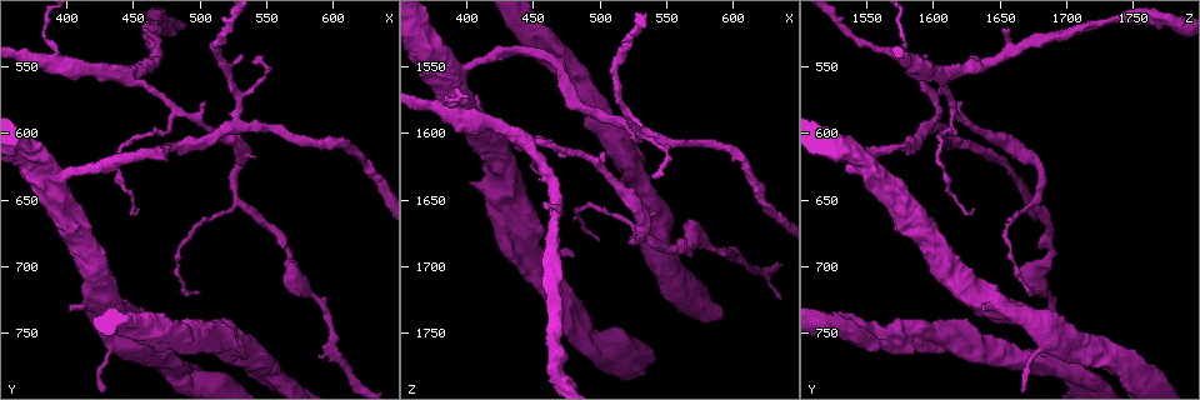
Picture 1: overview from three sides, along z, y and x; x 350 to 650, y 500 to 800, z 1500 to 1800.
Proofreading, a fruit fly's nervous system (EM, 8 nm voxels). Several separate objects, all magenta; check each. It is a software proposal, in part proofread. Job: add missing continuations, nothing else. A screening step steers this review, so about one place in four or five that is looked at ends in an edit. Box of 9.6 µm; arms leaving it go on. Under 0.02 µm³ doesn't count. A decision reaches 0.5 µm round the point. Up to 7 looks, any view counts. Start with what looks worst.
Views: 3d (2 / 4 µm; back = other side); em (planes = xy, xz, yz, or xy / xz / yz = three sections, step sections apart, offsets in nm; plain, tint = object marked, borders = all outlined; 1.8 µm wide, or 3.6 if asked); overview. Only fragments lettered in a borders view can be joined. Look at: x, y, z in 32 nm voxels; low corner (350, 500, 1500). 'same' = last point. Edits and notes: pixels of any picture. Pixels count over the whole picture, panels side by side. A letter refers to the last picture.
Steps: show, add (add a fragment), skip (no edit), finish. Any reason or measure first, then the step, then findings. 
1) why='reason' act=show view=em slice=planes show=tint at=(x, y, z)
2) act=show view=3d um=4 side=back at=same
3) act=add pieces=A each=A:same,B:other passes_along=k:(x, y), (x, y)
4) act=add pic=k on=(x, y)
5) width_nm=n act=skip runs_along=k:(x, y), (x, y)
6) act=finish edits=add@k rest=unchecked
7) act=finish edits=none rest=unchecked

why='end of a long branch' act=show view=em slice=planes show=plain at=(456, 658, 1630)

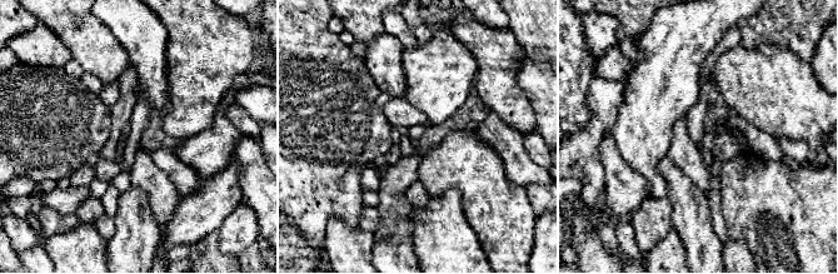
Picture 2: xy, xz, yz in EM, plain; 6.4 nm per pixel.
why='what lies round it' act=show view=em slice=planes show=borders at=same

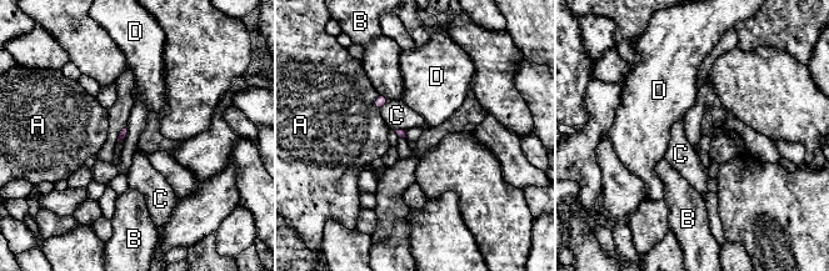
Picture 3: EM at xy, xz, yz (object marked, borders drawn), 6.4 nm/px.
act=skip each=A:other,B:other,C:other,D:other border=3:(389, 100), (380, 111) found='none of them fits'

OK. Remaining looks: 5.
act=show view=em slice=planes show=tint at=(402, 730, 1638)

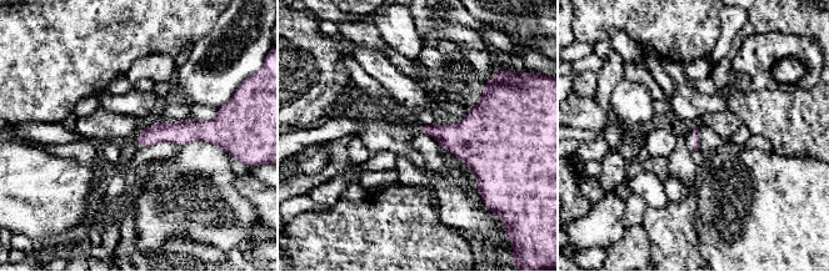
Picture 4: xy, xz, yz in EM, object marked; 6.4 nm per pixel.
why='see the neighbours' act=show view=em slice=planes show=borders at=same

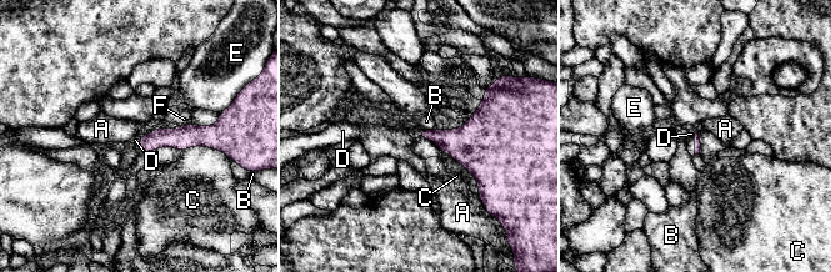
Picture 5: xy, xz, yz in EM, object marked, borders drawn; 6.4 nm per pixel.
act=add pieces=D each=A:other,B:other,C:other,D:same,E:other,F:other passes_along=5:(697, 145), (695, 142), (691, 134) found='it goes on there'

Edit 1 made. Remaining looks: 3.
why='free end' act=show view=3d um=2 at=(502, 720, 1680)

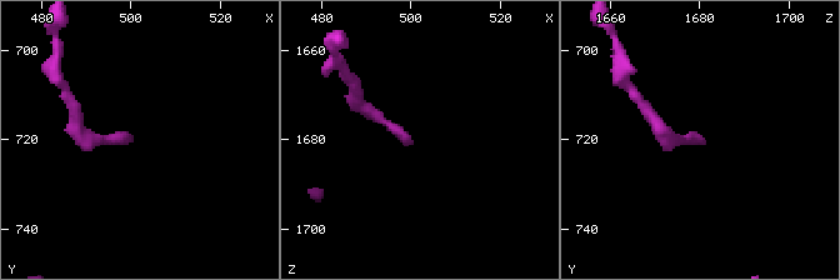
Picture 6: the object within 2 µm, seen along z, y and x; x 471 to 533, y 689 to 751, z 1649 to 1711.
act=show view=em slice=planes show=borders at=(499, 721, 1681)

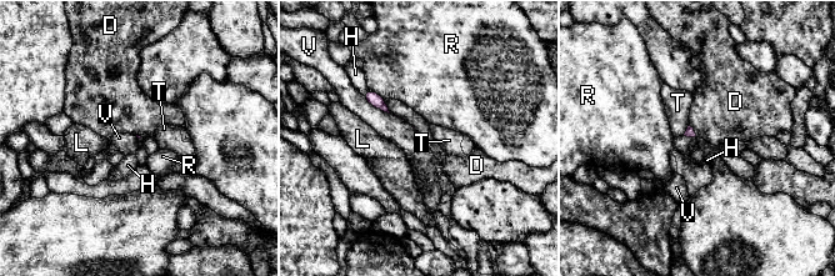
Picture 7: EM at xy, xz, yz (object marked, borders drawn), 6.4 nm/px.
act=skip each=D:other,H:other,L:other,R:other,T:other,V:other border=7:(361, 95), (371, 105), (389, 114) found='none of them fits'

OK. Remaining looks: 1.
act=finish edits=add@5 rest=unchecked

